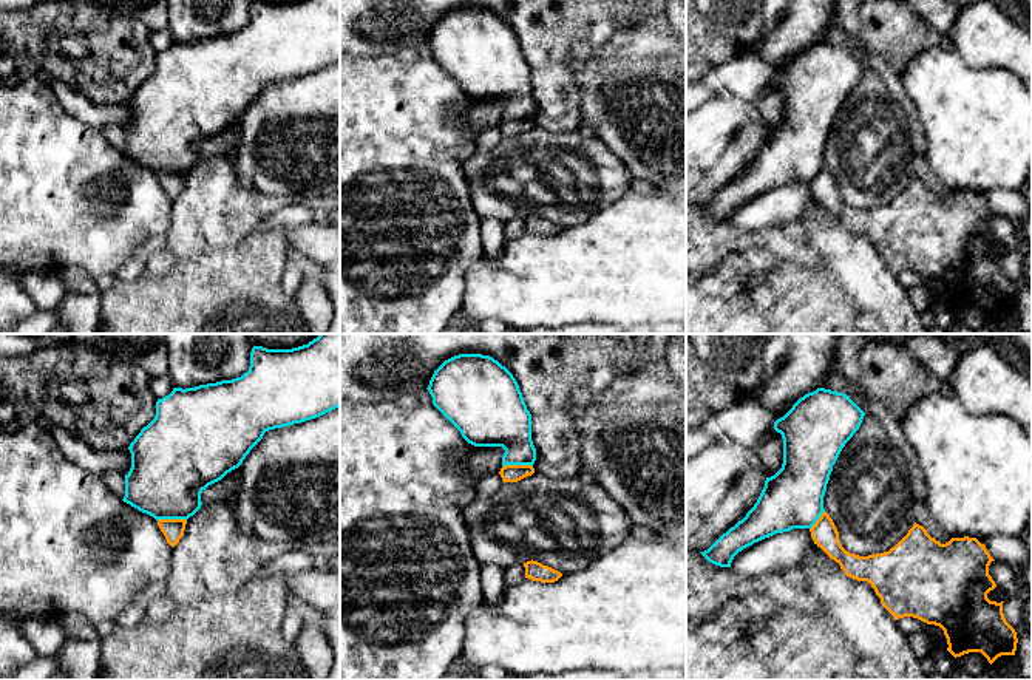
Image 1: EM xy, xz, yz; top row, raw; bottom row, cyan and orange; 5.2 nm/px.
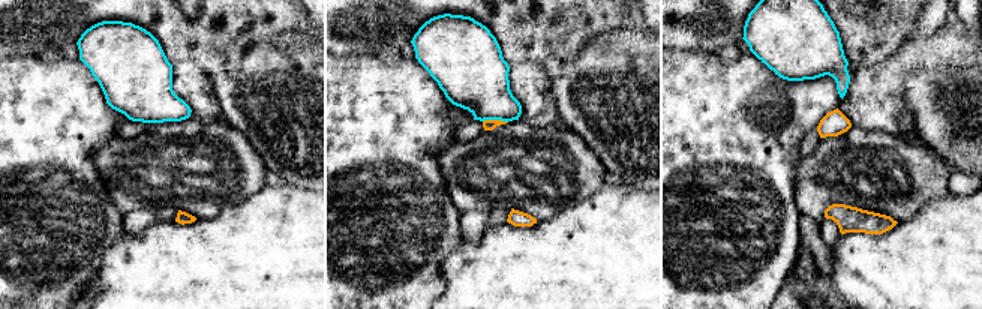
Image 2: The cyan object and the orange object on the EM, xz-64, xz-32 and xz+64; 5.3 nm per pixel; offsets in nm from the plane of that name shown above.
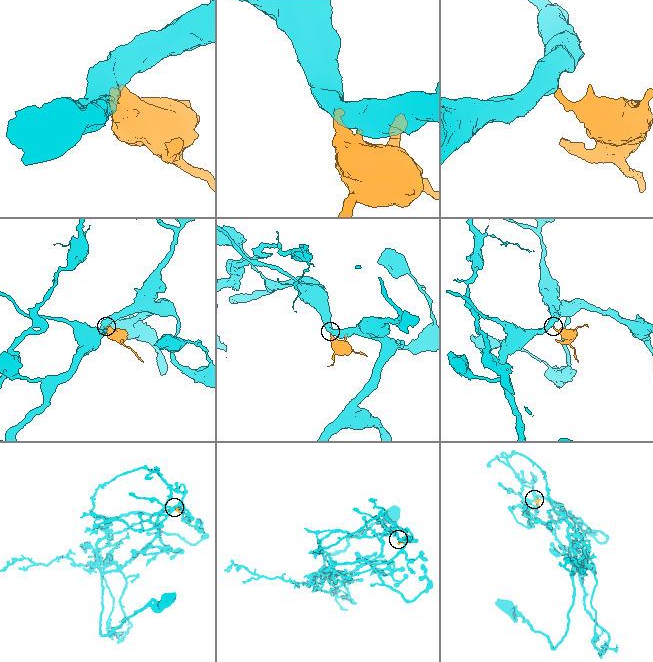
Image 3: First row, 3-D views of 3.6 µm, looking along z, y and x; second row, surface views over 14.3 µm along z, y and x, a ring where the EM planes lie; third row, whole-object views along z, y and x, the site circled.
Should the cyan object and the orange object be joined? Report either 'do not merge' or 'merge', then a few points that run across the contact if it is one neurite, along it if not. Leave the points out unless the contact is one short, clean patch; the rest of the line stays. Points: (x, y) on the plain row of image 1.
do not merge | xz (532, 119), (502, 121)

